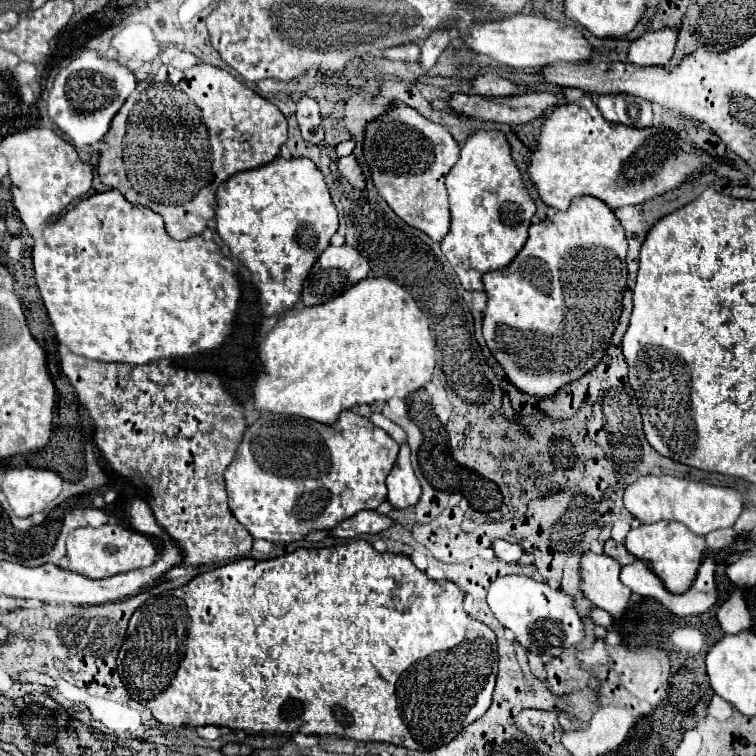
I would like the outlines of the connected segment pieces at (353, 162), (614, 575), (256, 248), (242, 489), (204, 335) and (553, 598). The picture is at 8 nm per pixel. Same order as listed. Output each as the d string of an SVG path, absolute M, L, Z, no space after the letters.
M354 154L340 158L340 160L338 160L338 170L340 170L340 174L342 174L344 178L348 178L348 182L352 182L354 186L360 186L360 182L364 180L362 168L360 168L360 164L358 164L358 160L356 160Z
M586 552L580 560L580 590L596 608L618 618L630 598L630 588L620 582L620 564L606 554Z
M276 158L262 168L232 176L230 180L226 180L226 184L222 184L222 188L218 188L216 224L216 232L222 242L250 270L252 284L260 292L264 314L278 316L300 302L302 284L308 278L308 272L312 270L324 248L330 244L332 234L338 230L338 214L332 204L324 176L312 160Z
M352 410L350 412L342 412L342 416L338 418L338 424L332 424L332 426L326 426L326 424L318 424L314 420L302 420L300 416L266 416L262 414L246 432L244 432L244 438L236 450L236 456L232 460L232 464L228 466L228 470L224 472L224 478L226 478L226 490L228 490L228 504L230 504L230 510L232 514L236 516L236 520L240 520L240 524L254 536L254 538L262 538L262 540L268 540L268 542L296 542L296 540L302 540L308 532L312 530L330 530L334 528L334 524L340 524L342 520L362 512L362 510L374 510L378 508L384 500L386 500L386 476L390 474L394 462L396 462L396 456L398 456L398 450L400 446L396 444L396 440L392 440L382 428L374 426L368 418L364 416L358 416L354 414Z
M118 190L94 194L86 200L80 200L72 210L66 212L66 216L61 215L54 220L51 218L40 228L26 229L34 240L32 262L34 262L34 272L36 272L36 284L38 284L42 302L48 310L48 318L56 330L58 340L66 344L74 354L100 360L100 362L126 362L126 364L138 366L138 364L148 364L158 358L180 358L180 356L190 356L202 350L212 350L220 346L220 342L230 334L230 328L234 322L232 320L234 310L240 298L240 284L238 284L234 264L218 252L218 246L214 242L208 242L202 236L182 240L182 242L172 240L164 230L164 220L156 212L150 212L148 208L132 208L132 204L126 202L126 198Z
M502 576L488 590L488 606L498 622L512 630L516 640L530 652L560 656L564 648L576 646L584 638L582 618L572 606L572 598L562 590L552 590L546 582L528 576Z

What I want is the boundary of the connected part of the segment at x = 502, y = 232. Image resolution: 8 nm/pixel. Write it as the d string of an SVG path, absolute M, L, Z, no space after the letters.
M474 132L462 146L460 160L446 176L446 188L450 196L452 226L442 240L442 252L456 270L462 286L468 292L482 292L482 276L490 270L506 268L522 250L536 204L524 190L502 132Z

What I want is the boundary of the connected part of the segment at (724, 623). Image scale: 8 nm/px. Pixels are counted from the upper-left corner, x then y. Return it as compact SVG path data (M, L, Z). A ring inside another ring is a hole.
M734 590L732 596L718 608L718 622L724 634L738 634L750 628L752 616L740 590Z

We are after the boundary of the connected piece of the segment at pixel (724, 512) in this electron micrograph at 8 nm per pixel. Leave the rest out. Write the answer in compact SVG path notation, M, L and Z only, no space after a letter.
M640 476L634 484L626 486L624 492L626 510L638 518L642 524L654 524L660 520L678 520L686 524L694 534L706 536L718 528L732 528L736 518L742 512L742 496L734 488L712 486L704 482L692 482L686 478L674 476Z

